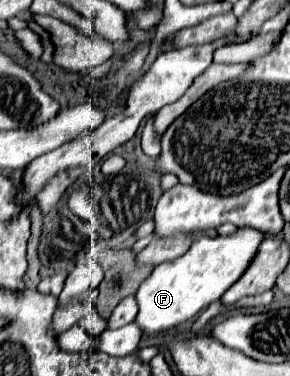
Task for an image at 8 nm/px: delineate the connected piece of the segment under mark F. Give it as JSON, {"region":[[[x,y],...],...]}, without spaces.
{"region":[[[241,228],[231,236],[197,236],[197,240],[193,240],[191,248],[183,256],[173,262],[159,264],[141,282],[139,290],[135,292],[135,300],[139,306],[135,324],[141,328],[143,334],[155,334],[197,316],[209,304],[219,300],[225,290],[233,286],[233,282],[239,280],[239,276],[253,260],[263,236],[265,234],[253,228]]]}

